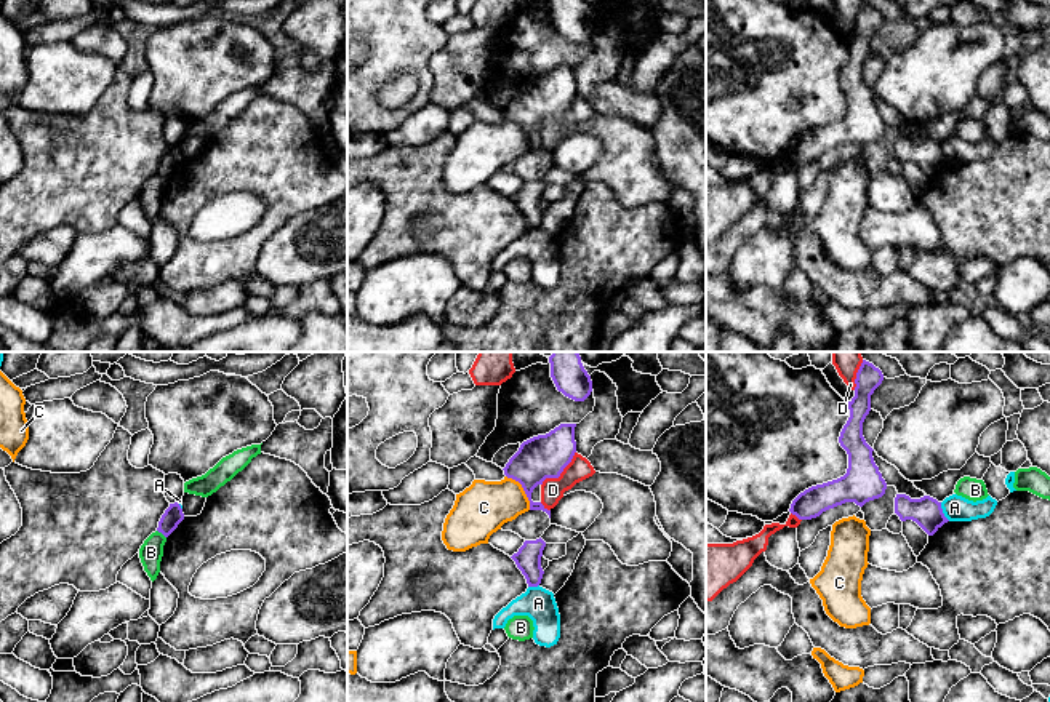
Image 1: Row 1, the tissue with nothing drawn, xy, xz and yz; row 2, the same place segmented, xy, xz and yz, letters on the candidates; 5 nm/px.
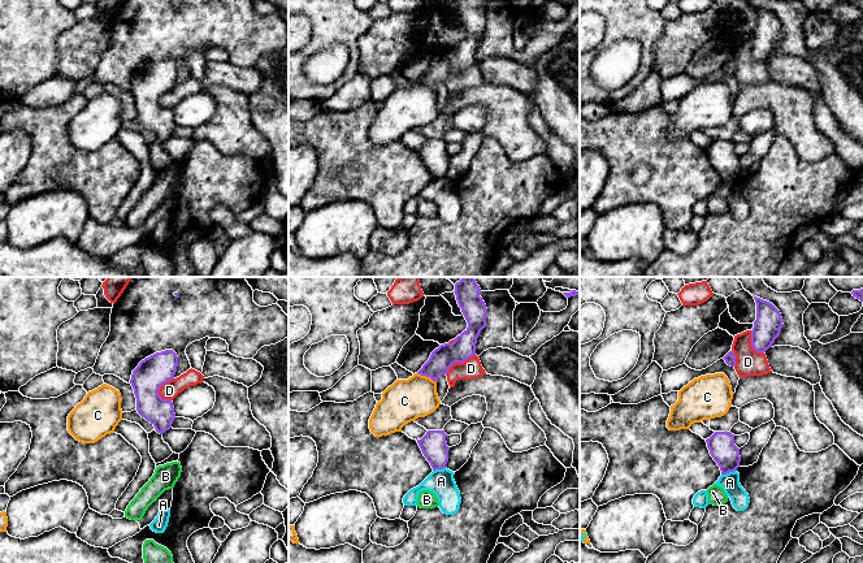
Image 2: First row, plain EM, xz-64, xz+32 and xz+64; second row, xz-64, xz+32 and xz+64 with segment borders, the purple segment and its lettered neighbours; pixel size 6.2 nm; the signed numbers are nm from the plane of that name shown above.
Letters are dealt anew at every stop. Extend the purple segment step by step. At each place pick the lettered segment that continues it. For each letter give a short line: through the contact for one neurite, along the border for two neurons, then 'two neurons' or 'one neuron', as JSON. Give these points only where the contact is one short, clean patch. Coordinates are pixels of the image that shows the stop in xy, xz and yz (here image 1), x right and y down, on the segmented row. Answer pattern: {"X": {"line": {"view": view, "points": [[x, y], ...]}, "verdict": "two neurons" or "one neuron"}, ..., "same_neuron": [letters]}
{"A": {"line": {"view": "yz", "points": [[940, 502], [941, 512], [949, 520]]}, "verdict": "two neurons"}, "B": {"line": {"view": "xy", "points": [[157, 530], [165, 538]]}, "verdict": "two neurons"}, "C": {"line": {"view": "xz", "points": [[506, 475], [520, 485], [530, 509]]}, "verdict": "two neurons"}, "D": {"verdict": "two neurons"}, "same_neuron": []}

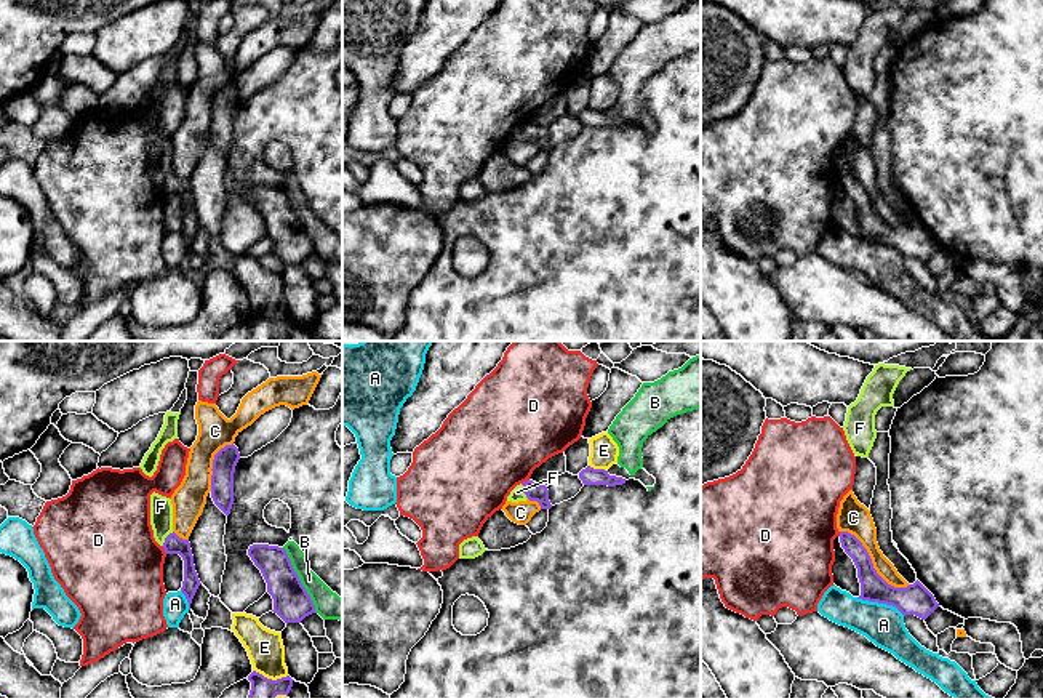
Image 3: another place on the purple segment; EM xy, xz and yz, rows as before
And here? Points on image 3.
{"A": {"line": {"view": "yz", "points": [[856, 597], [891, 604], [904, 615]]}, "verdict": "two neurons"}, "B": {"verdict": "two neurons"}, "C": {"verdict": "two neurons"}, "D": {"line": {"view": "xy", "points": [[162, 546], [167, 553]]}, "verdict": "two neurons"}, "E": {"verdict": "two neurons"}, "F": {"line": {"view": "xy", "points": [[173, 545], [165, 538], [160, 506]]}, "verdict": "one neuron"}, "same_neuron": ["F"]}

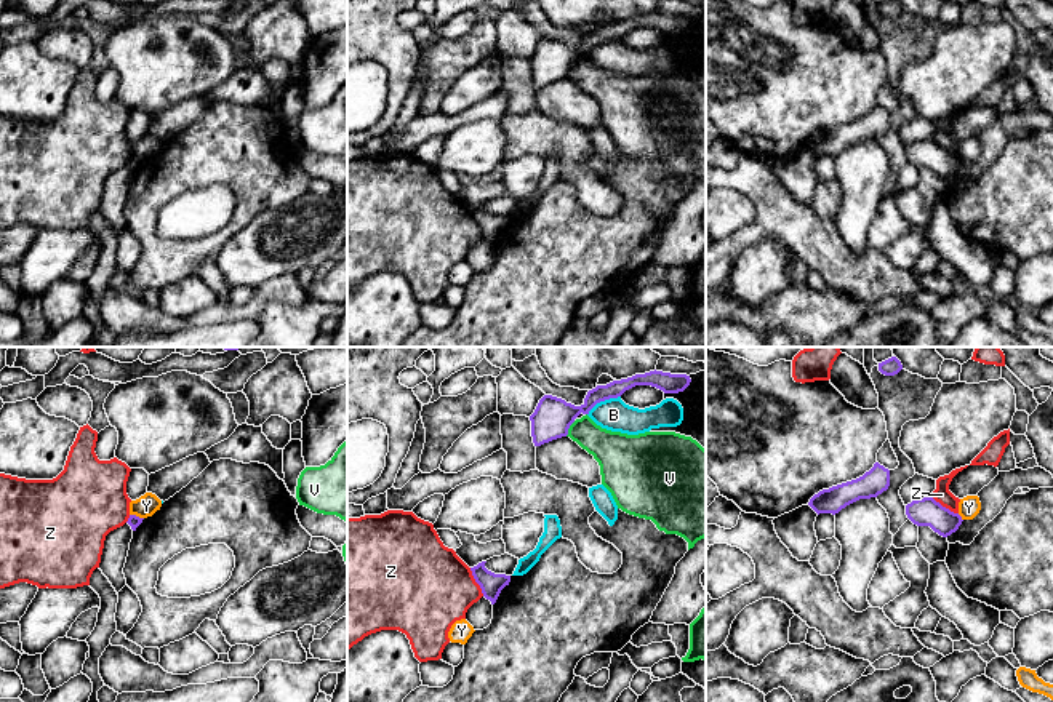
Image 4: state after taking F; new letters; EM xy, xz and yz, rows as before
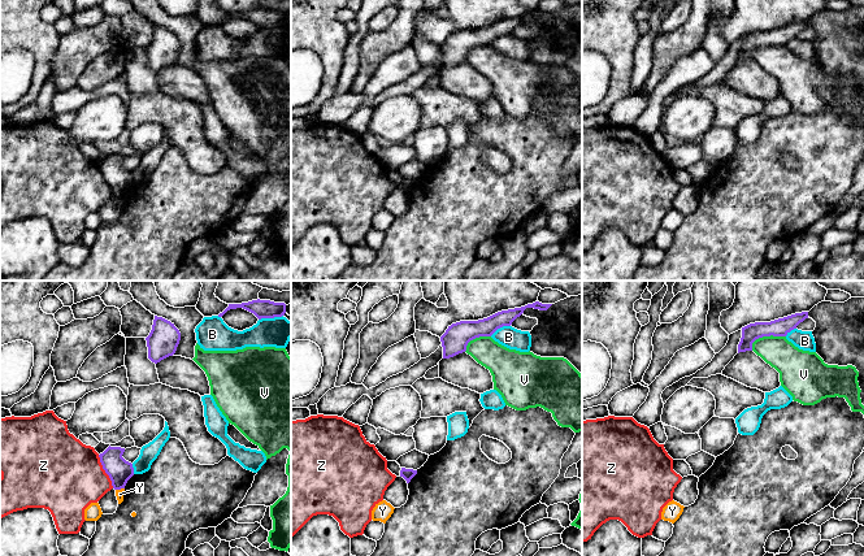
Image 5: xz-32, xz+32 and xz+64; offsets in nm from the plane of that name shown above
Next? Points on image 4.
{"B": {"verdict": "two neurons"}, "V": {"line": {"view": "xz", "points": [[575, 421], [565, 435]]}, "verdict": "two neurons"}, "Y": {"verdict": "two neurons"}, "Z": {"line": {"view": "xz", "points": [[469, 568], [484, 595]]}, "verdict": "two neurons"}, "same_neuron": []}

